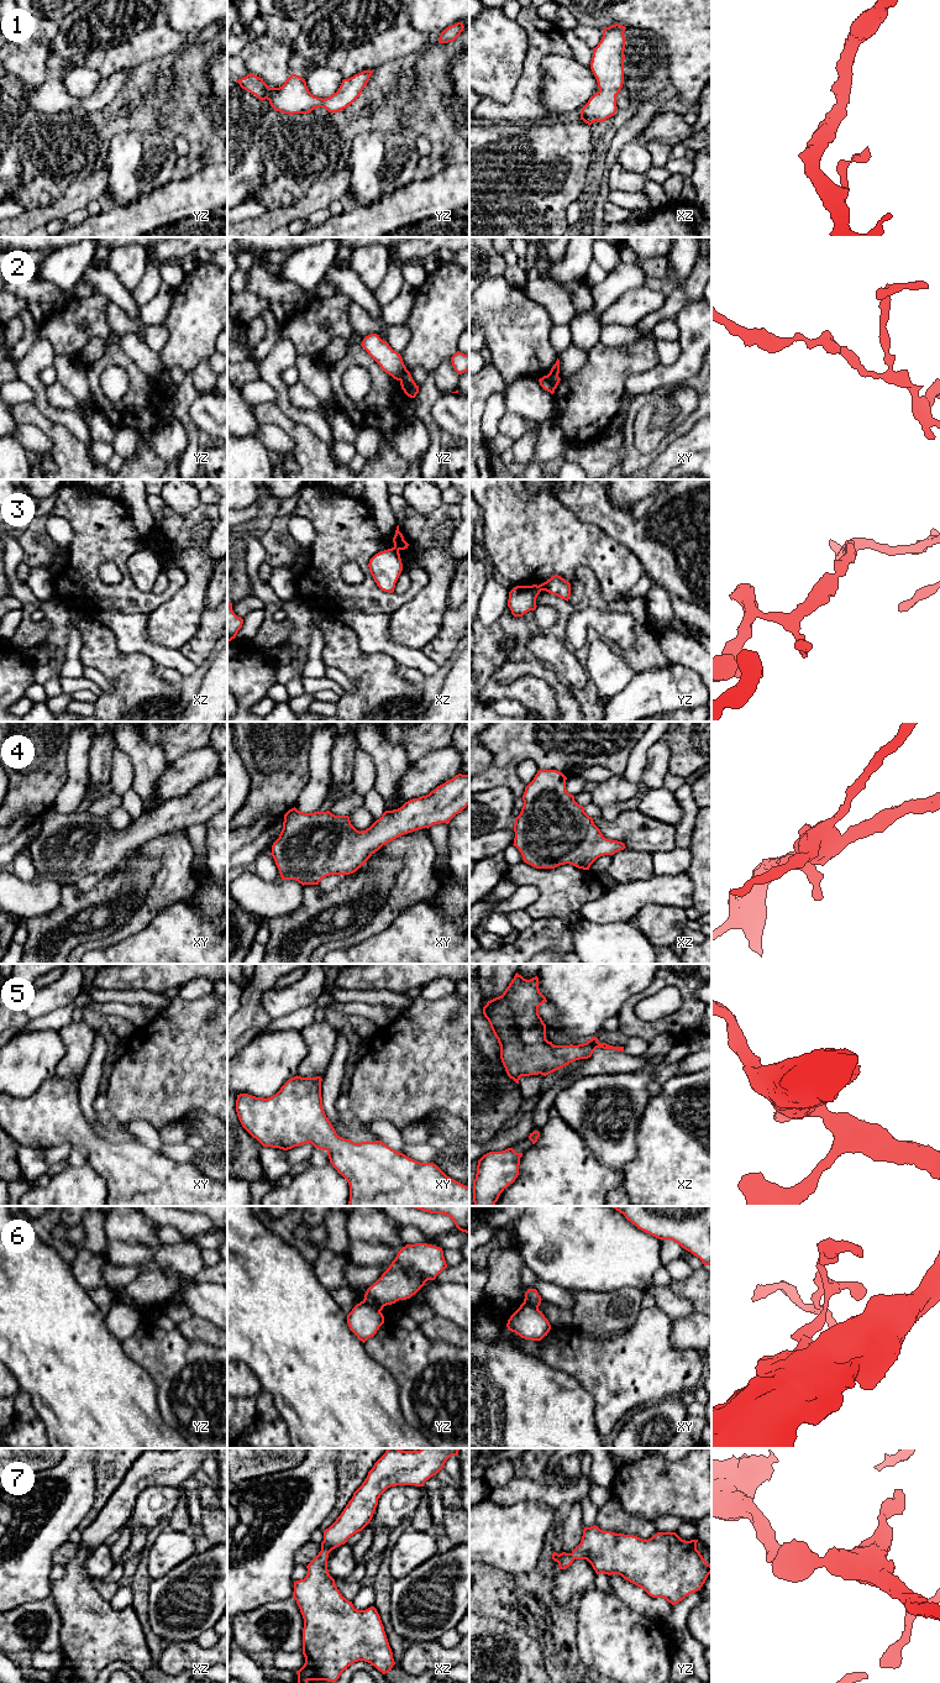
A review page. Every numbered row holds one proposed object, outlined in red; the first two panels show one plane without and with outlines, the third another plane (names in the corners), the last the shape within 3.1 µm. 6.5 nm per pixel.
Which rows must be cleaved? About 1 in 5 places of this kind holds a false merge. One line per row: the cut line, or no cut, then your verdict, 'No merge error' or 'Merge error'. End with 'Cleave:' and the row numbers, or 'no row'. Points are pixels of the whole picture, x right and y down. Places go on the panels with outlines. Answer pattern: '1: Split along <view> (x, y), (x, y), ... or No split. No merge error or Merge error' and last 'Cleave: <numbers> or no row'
1: No split. No merge error
2: Split along yz (407, 370), (400, 381). Merge error
3: Split along xz (394, 546), (398, 550). Merge error
4: No split. No merge error
5: No split. No merge error
6: Split along yz (363, 1299), (379, 1311). Merge error
7: No split. No merge error
Cleave: 2, 3, 6

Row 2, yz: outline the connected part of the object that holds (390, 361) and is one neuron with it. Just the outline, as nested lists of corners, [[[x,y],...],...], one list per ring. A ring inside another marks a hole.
[[[371,334],[366,336],[361,346],[368,355],[380,366],[380,368],[397,381],[401,381],[406,373],[406,367],[400,353],[394,351],[387,341],[383,341],[379,335]]]

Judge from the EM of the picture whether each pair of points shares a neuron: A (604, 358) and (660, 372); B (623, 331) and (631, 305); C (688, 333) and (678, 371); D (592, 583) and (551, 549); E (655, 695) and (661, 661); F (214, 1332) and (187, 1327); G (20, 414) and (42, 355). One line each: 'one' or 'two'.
A: two
B: two
C: one
D: two
E: two
F: one
G: two

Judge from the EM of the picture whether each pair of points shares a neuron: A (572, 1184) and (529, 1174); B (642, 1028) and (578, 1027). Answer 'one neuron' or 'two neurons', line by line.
A: one neuron
B: two neurons

